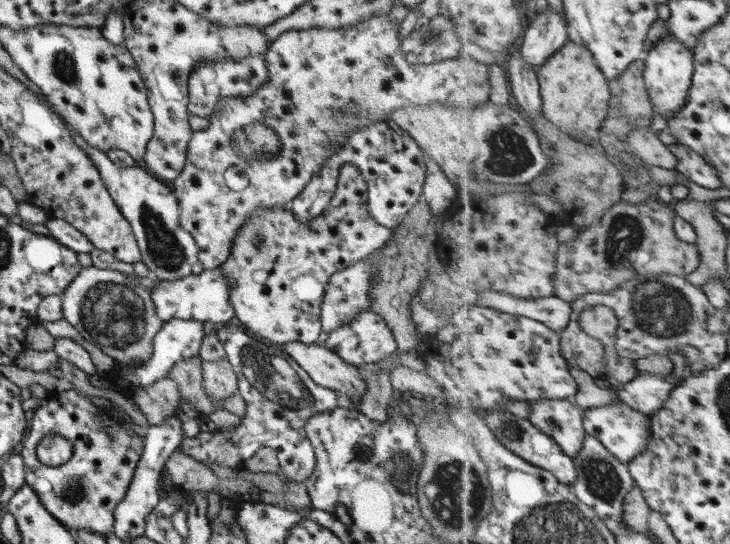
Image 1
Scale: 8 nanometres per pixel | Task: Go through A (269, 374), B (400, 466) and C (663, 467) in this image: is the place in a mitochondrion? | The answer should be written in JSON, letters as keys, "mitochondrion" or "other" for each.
{"A":"mitochondrion","B":"mitochondrion","C":"other"}

